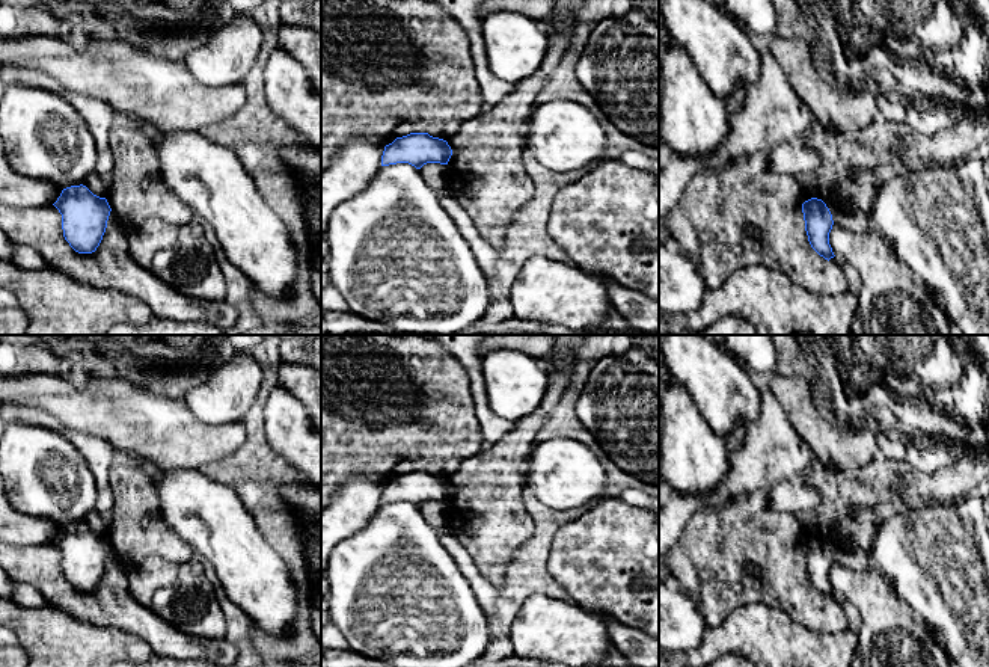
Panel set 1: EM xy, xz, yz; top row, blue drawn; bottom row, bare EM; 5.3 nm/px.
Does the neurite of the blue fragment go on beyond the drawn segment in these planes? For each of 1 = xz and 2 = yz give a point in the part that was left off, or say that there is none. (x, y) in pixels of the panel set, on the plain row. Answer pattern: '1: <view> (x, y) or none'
1: none
2: none

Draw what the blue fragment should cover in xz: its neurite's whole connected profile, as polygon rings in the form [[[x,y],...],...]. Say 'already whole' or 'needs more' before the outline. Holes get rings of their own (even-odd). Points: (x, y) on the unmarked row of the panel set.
already whole; [[[410,471],[384,484],[381,504],[409,501],[421,507],[427,501],[448,503],[452,487],[446,478],[428,471]]]

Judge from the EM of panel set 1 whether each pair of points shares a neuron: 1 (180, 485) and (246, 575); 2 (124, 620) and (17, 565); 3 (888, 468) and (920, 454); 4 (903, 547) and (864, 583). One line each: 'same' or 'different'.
1: same
2: same
3: different
4: different

